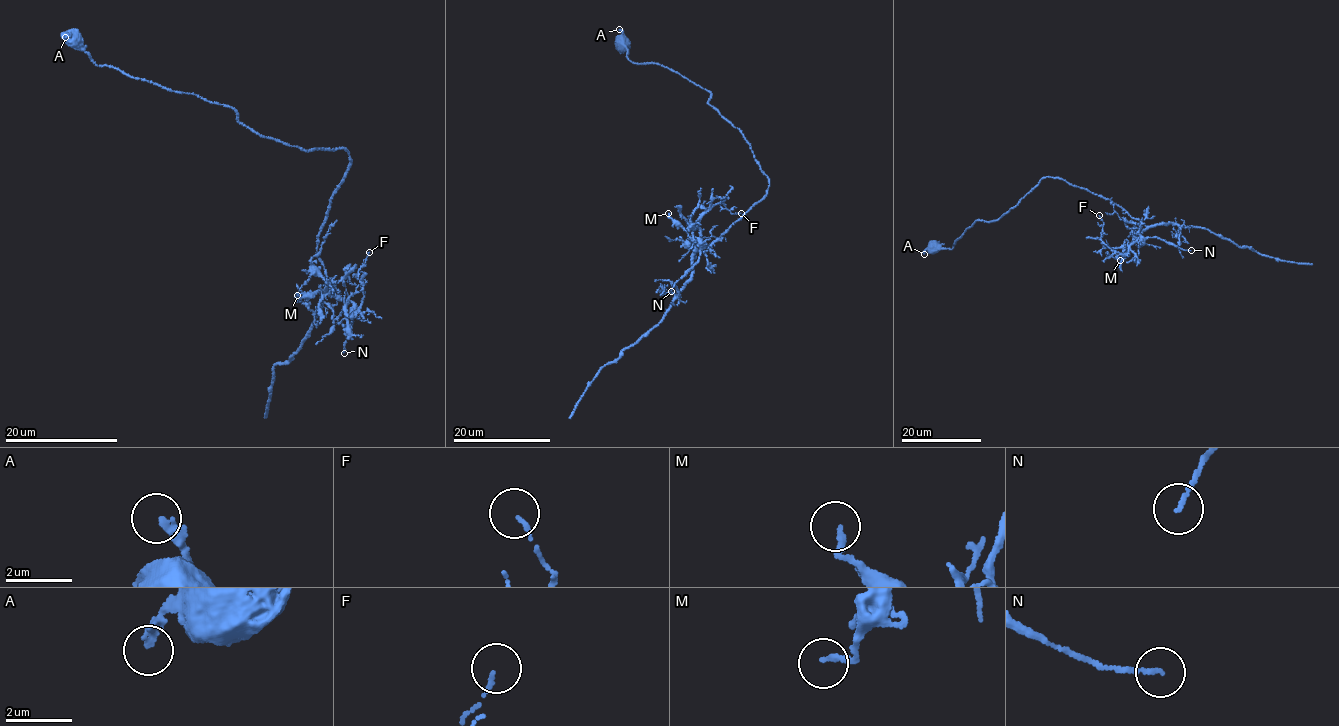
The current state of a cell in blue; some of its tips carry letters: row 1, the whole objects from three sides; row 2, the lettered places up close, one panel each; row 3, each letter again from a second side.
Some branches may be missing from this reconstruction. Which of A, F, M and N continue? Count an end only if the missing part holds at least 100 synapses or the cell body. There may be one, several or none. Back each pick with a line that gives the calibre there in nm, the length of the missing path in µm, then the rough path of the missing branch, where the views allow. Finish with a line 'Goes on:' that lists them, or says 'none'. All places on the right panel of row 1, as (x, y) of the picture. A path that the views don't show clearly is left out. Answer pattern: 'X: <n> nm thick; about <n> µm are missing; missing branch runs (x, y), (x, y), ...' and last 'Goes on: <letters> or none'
Goes on: none

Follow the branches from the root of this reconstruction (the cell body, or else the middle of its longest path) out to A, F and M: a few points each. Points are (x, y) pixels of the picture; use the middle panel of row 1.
A: (757, 202), (770, 179), (742, 132), (708, 103), (704, 89), (660, 64), (628, 59), (619, 29)
F: (757, 202), (691, 260), (694, 238), (700, 242), (697, 223), (709, 207), (724, 201), (731, 214), (741, 213)
M: (757, 202), (720, 239), (697, 251), (691, 260), (694, 240), (668, 213)

